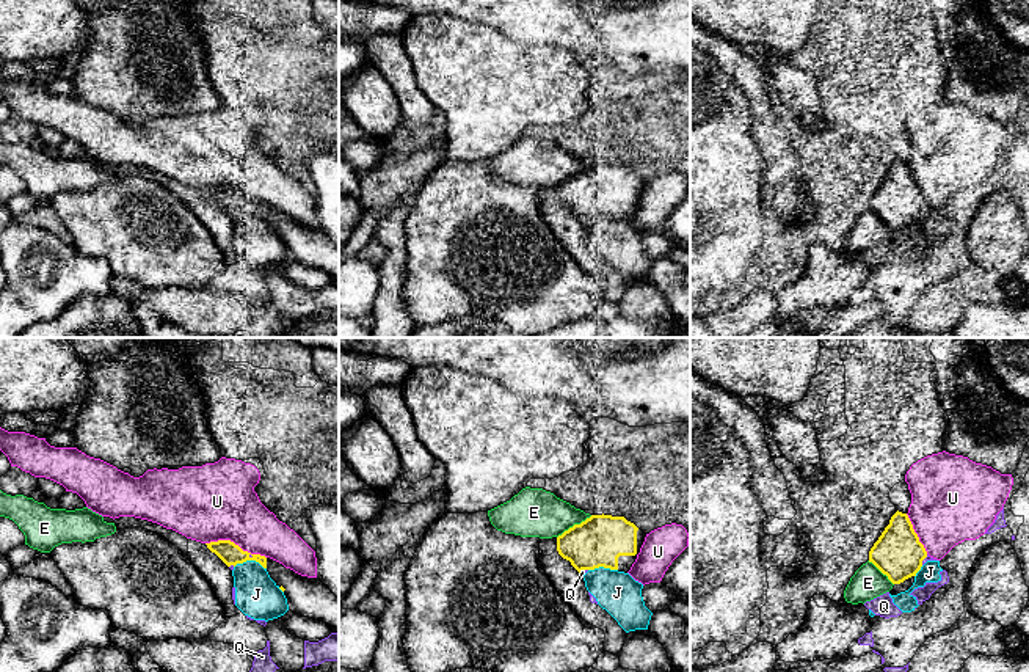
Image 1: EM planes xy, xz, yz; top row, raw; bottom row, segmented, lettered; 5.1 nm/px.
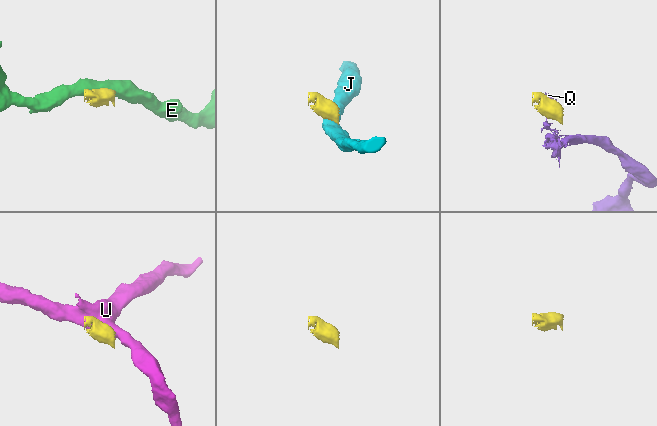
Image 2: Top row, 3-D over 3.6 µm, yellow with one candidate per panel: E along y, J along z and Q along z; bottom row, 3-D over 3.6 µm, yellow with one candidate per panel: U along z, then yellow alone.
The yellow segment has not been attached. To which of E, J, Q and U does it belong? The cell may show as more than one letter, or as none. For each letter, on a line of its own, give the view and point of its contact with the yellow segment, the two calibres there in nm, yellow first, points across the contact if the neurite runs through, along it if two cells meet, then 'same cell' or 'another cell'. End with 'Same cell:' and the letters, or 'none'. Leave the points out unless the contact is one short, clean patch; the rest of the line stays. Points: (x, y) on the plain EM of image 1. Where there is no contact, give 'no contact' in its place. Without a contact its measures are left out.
E: meets yellow in xz at (574, 173); 260 nm thick on the yellow side, 260 nm on the other; another cell
J: meets yellow in xy at (250, 208); 110 nm thick on the yellow side, 220 nm on the other; another cell
Q: meets yellow in yz at (924, 206); 260 nm thick on the yellow side, 20 nm on the other; another cell
U: meets yellow in xy at (234, 192); 110 nm thick on the yellow side, 400 nm on the other; another cell
Same cell: none

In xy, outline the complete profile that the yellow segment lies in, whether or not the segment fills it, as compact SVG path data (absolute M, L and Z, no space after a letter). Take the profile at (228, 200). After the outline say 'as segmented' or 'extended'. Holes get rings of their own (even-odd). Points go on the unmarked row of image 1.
M218 188L205 193L227 215L235 215L246 209L259 210L284 240L289 259L320 268L333 281L339 283L339 247L318 226L301 225L270 206L243 199L231 188Z; extended

